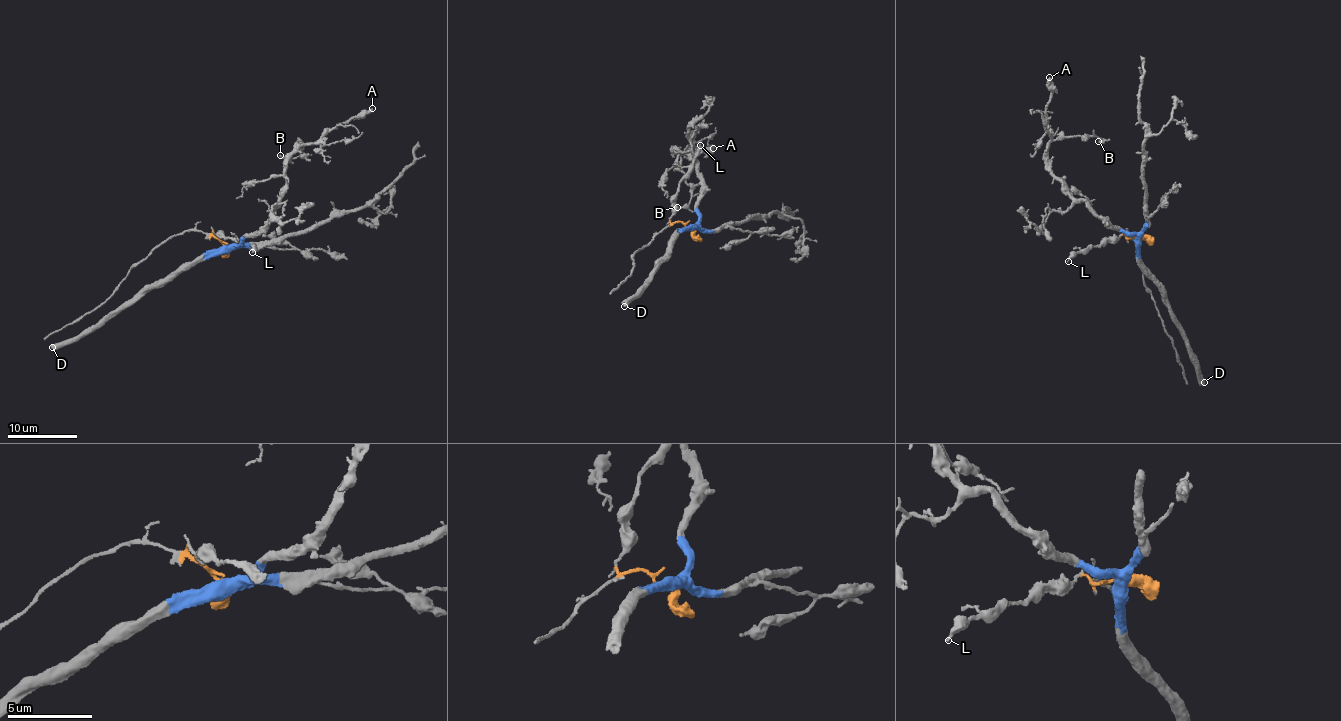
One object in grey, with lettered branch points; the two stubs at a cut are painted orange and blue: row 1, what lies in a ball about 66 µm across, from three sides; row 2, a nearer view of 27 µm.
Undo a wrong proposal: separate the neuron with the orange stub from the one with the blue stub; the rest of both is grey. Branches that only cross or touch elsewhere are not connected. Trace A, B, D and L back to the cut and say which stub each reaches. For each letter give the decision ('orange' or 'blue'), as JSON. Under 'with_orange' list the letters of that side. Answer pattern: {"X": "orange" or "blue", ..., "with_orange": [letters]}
{"A": "blue", "B": "blue", "D": "blue", "L": "orange", "with_orange": ["L"]}

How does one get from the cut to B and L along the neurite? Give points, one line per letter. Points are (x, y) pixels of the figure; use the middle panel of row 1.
B: (693, 227), (699, 218), (702, 178), (697, 166), (679, 151), (673, 152), (680, 157), (690, 202), (677, 206)
L: (693, 227), (673, 222), (670, 217), (679, 182), (692, 164), (700, 144)

